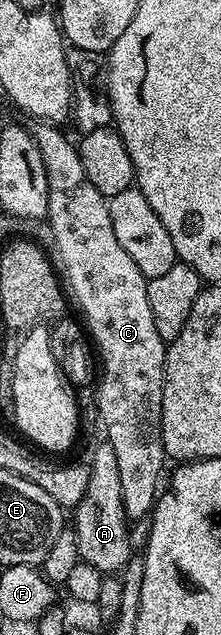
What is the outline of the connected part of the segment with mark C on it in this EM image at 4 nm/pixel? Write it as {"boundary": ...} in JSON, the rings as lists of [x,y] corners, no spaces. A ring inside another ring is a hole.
{"boundary":[[[46,122],[36,123],[33,131],[37,146],[41,150],[41,158],[45,158],[45,174],[49,178],[49,206],[47,207],[45,224],[51,227],[51,240],[55,243],[53,260],[57,265],[58,275],[61,277],[62,286],[69,297],[70,303],[72,305],[75,303],[79,307],[79,312],[83,315],[83,320],[87,323],[88,330],[91,331],[92,337],[90,336],[90,339],[93,341],[94,347],[96,349],[99,347],[99,352],[103,355],[103,381],[99,384],[99,416],[103,419],[104,430],[107,431],[105,440],[113,446],[113,450],[117,454],[118,477],[121,478],[121,498],[124,500],[127,519],[131,522],[136,522],[142,516],[150,517],[152,515],[156,499],[161,491],[159,479],[163,476],[163,460],[166,461],[168,459],[168,454],[163,448],[163,439],[161,438],[163,371],[167,361],[167,344],[161,338],[161,334],[157,334],[157,325],[153,323],[153,310],[149,310],[148,281],[141,274],[141,270],[137,270],[137,262],[133,262],[133,258],[129,258],[129,254],[125,254],[121,242],[117,242],[117,234],[113,234],[113,221],[109,219],[108,197],[103,196],[101,190],[97,190],[97,186],[93,186],[93,182],[89,182],[89,174],[85,174],[85,166],[81,166],[78,147],[73,143],[73,140],[71,144],[70,138],[63,133],[64,129],[62,127],[54,124]]]}

